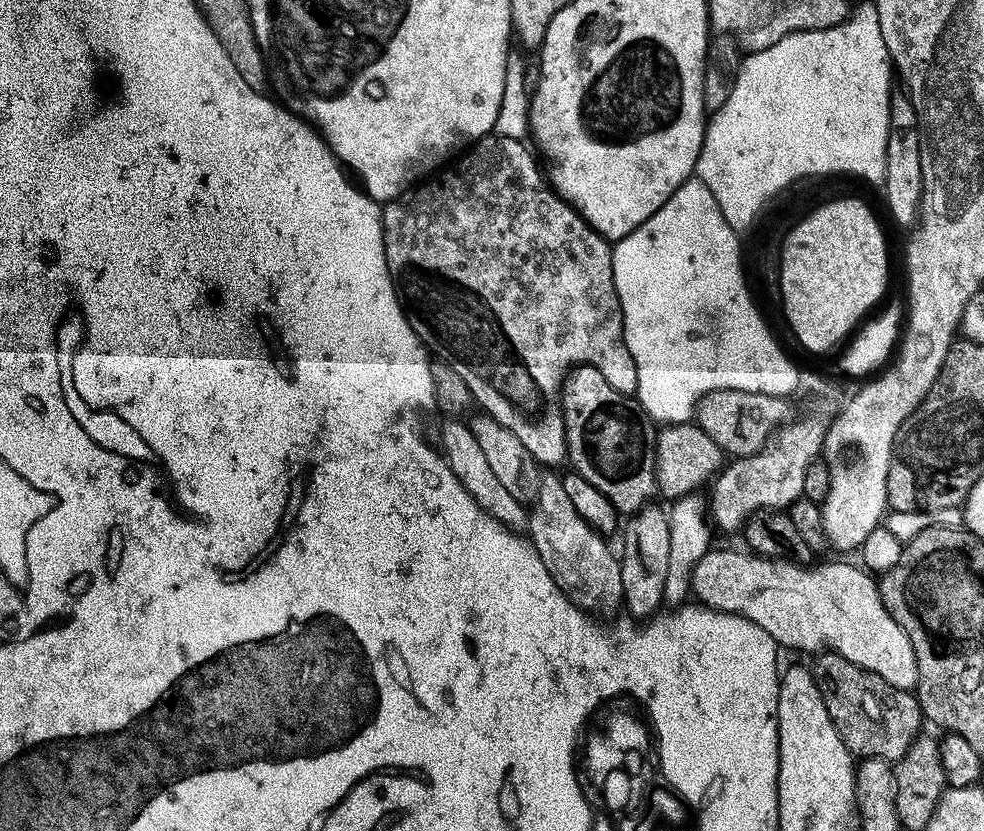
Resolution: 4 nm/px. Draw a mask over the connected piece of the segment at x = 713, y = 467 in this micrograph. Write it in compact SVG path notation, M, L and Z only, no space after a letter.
M695 422L687 424L666 424L663 425L656 433L656 487L659 495L665 496L668 502L675 502L692 493L699 493L703 484L707 485L724 468L726 464L726 453L720 449L714 442L714 438L710 438L710 434L706 434L706 430L702 430L700 425Z

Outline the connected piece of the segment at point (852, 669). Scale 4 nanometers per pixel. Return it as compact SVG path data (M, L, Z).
M825 650L811 665L814 682L825 700L834 726L853 756L866 760L895 762L921 735L922 713L915 695L907 688L895 688L870 670L842 658L835 650Z

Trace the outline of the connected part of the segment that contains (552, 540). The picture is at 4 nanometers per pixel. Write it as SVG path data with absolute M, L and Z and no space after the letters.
M541 475L540 492L536 495L534 507L536 509L533 512L531 509L526 516L526 532L556 585L576 607L589 614L612 612L616 607L620 608L624 594L617 553L612 553L604 541L607 539L591 528L578 510L574 510L574 502L570 502L559 475Z

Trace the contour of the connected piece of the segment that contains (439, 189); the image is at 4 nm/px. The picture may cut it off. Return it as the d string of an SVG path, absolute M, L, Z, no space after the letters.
M499 134L484 136L471 145L455 162L449 163L431 178L417 183L403 196L387 201L382 208L384 249L386 266L396 286L396 295L400 298L416 337L423 342L425 348L435 353L439 359L445 360L450 366L454 366L454 371L465 380L466 386L470 386L473 401L477 405L481 404L484 407L481 409L487 415L493 416L502 426L506 426L506 430L512 431L522 441L522 446L530 450L537 464L547 466L547 464L561 463L563 465L568 455L568 443L564 429L564 411L560 408L560 390L568 370L580 364L589 364L602 372L602 378L610 382L615 392L632 394L638 386L638 366L624 341L624 315L618 290L614 286L613 245L605 240L602 234L595 232L568 201L563 200L555 190L550 190L549 181L541 165L540 168L536 165L537 157L533 149L531 147L528 149L526 145L524 140L506 138Z

